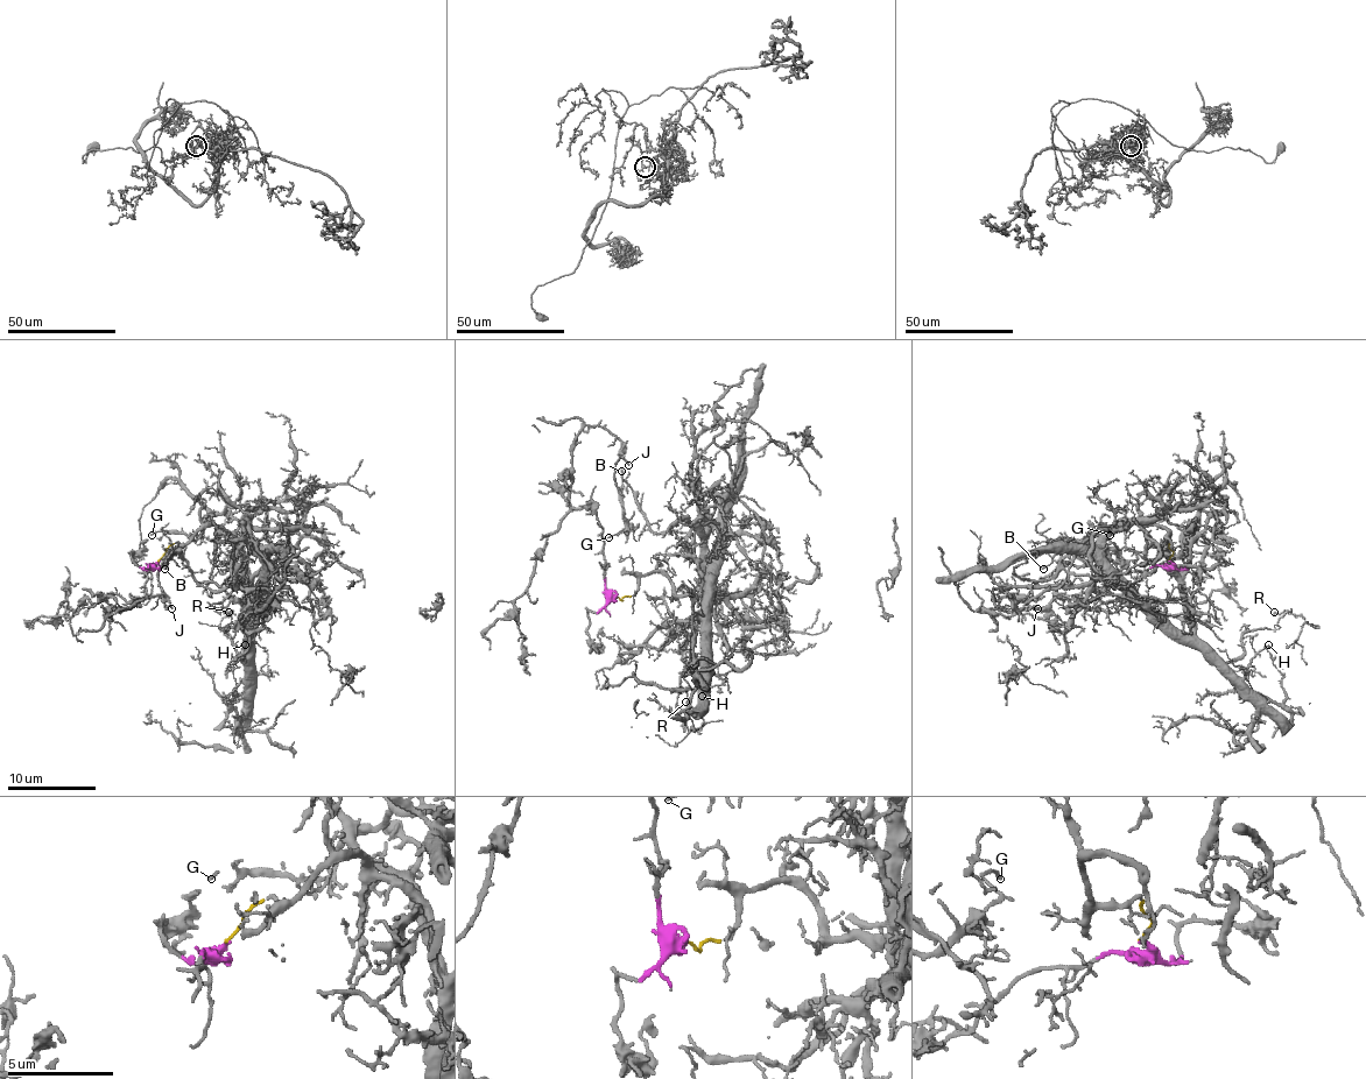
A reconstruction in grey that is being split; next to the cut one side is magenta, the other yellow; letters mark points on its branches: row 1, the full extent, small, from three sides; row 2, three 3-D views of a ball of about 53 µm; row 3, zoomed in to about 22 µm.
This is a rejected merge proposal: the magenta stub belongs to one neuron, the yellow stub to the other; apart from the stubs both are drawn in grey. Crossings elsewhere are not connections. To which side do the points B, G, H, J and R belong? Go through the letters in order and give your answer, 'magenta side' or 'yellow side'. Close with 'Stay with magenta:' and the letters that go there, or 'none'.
B: yellow side
G: magenta side
H: yellow side
J: magenta side
R: yellow side
Stay with magenta: G, J

